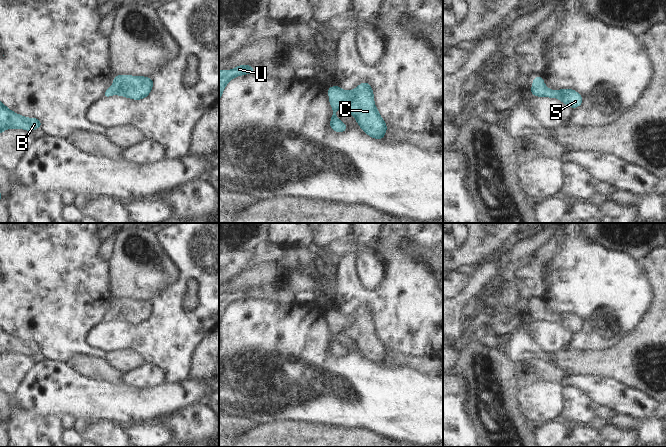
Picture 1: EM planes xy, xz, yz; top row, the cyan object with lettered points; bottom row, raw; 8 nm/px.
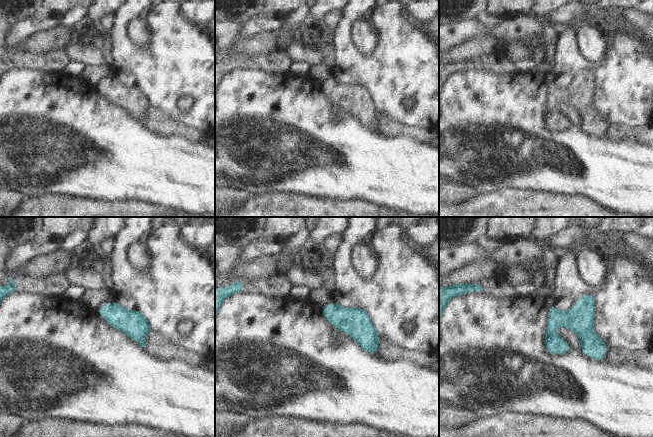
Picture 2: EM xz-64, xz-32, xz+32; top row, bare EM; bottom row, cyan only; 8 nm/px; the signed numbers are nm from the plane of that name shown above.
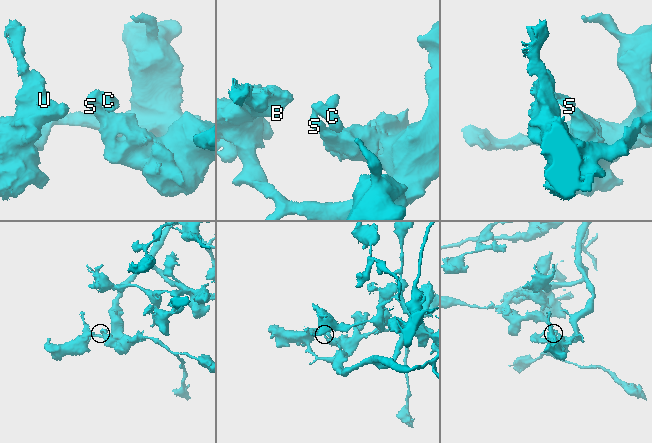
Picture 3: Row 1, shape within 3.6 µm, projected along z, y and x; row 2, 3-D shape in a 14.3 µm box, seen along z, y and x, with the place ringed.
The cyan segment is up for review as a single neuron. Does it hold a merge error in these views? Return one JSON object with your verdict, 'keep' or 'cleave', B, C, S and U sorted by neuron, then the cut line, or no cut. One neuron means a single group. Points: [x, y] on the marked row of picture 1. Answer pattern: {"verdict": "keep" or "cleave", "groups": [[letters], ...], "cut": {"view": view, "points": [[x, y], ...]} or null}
{"verdict": "keep", "groups": [["B", "C", "S", "U"]], "cut": null}

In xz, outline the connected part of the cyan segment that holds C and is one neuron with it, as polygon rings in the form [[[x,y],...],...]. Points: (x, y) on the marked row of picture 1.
[[[361,82],[353,90],[344,90],[340,86],[327,88],[329,104],[333,109],[329,128],[333,132],[343,133],[348,126],[336,115],[336,110],[344,110],[352,115],[363,132],[376,140],[383,140],[388,131],[387,124],[380,115],[374,100],[372,86],[368,82]]]

